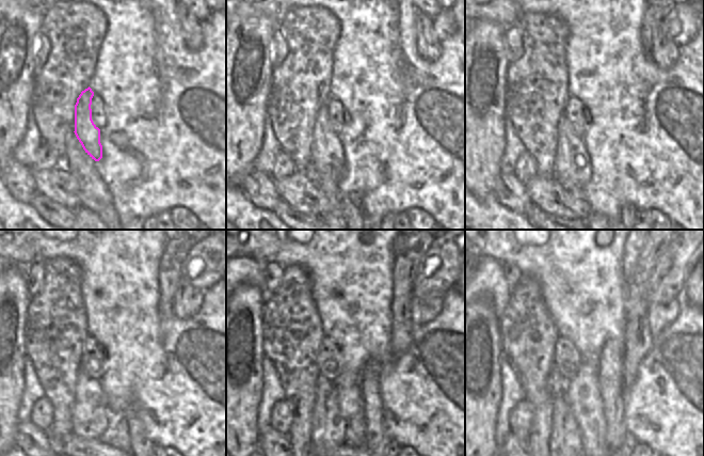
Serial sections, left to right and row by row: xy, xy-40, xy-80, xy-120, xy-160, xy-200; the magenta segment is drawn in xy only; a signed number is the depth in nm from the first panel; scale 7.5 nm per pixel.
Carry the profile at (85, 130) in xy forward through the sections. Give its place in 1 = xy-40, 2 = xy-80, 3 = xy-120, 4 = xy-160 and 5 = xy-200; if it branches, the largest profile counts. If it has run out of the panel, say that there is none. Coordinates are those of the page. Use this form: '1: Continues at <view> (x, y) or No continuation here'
1: Continues at xy-40 (326, 150)
2: Continues at xy-80 (572, 169)
3: Continues at xy-120 (91, 414)
4: Continues at xy-160 (328, 426)
5: Continues at xy-200 (565, 446)

